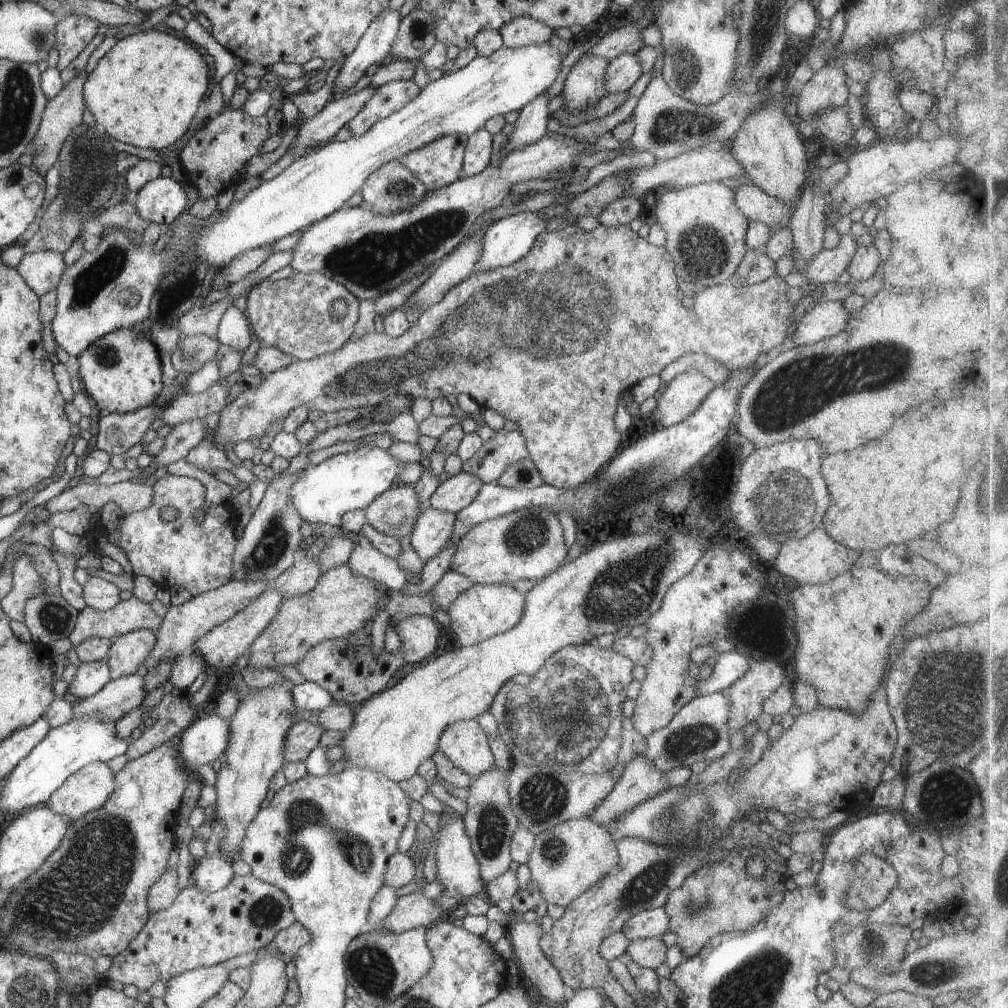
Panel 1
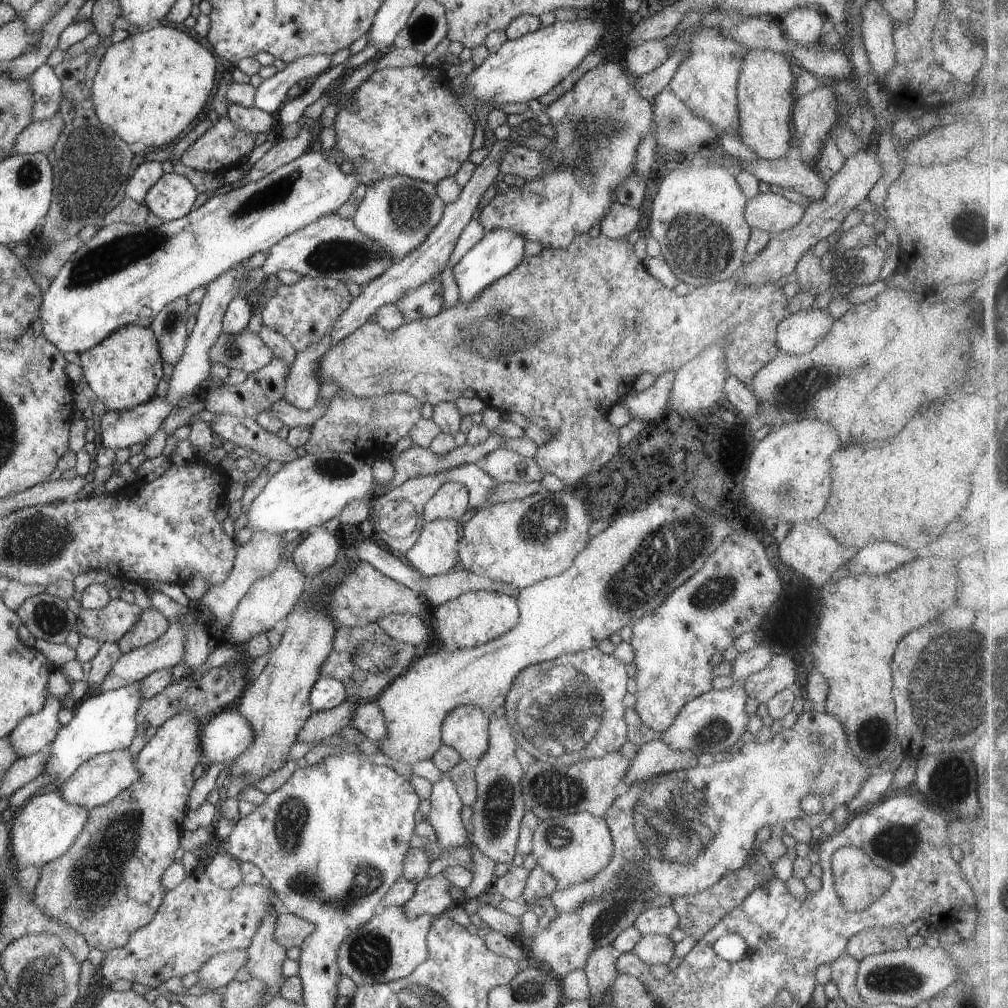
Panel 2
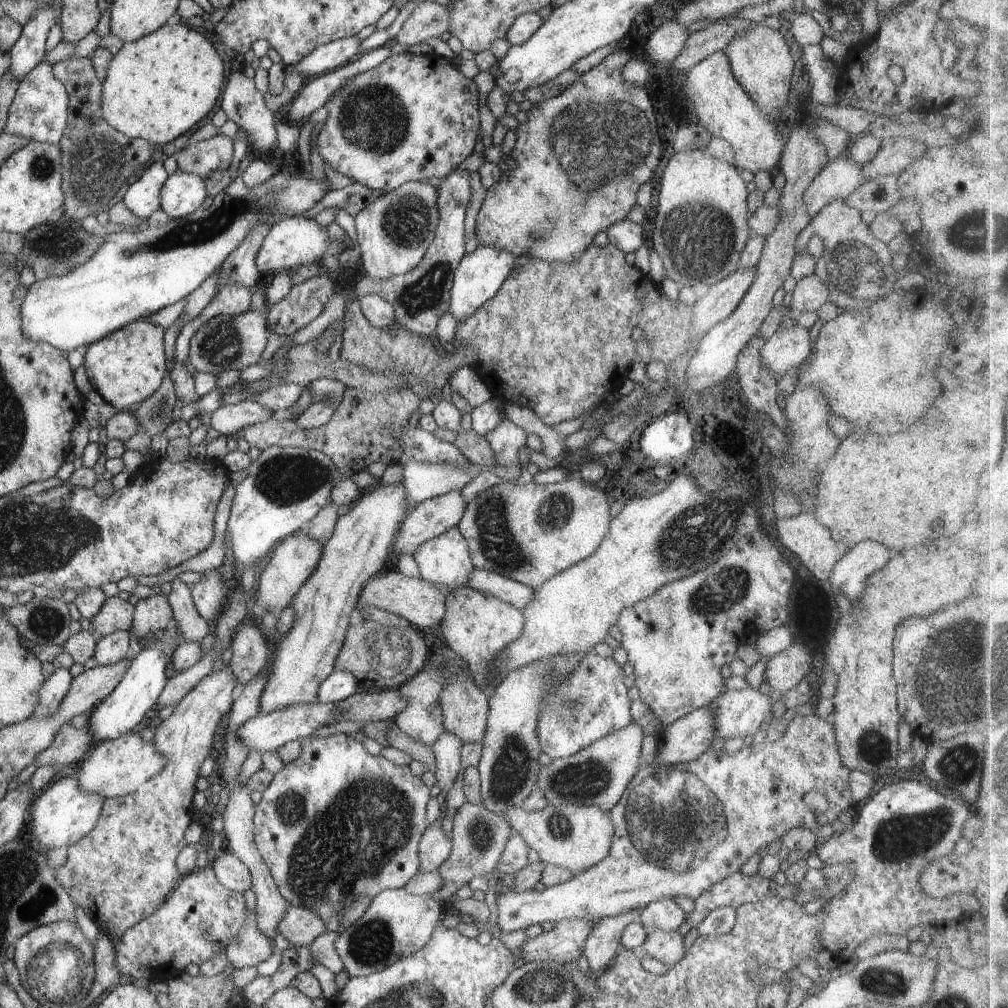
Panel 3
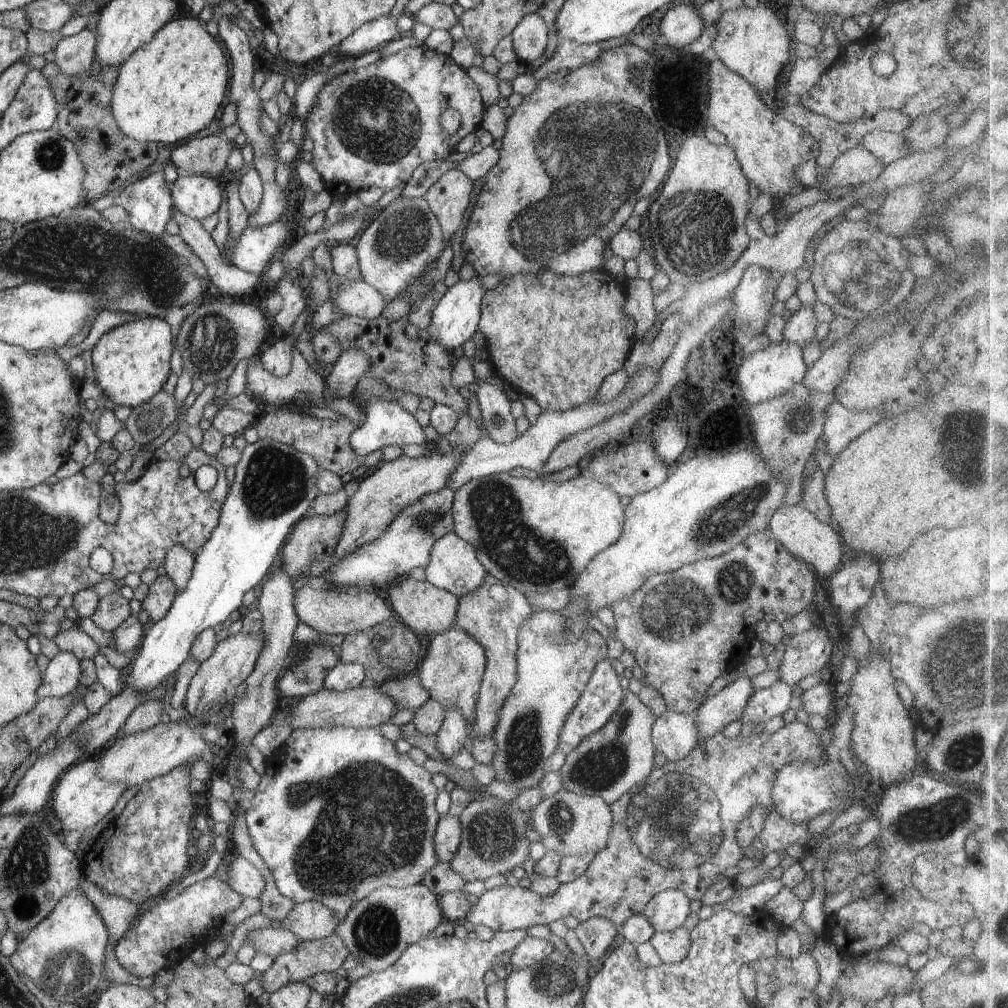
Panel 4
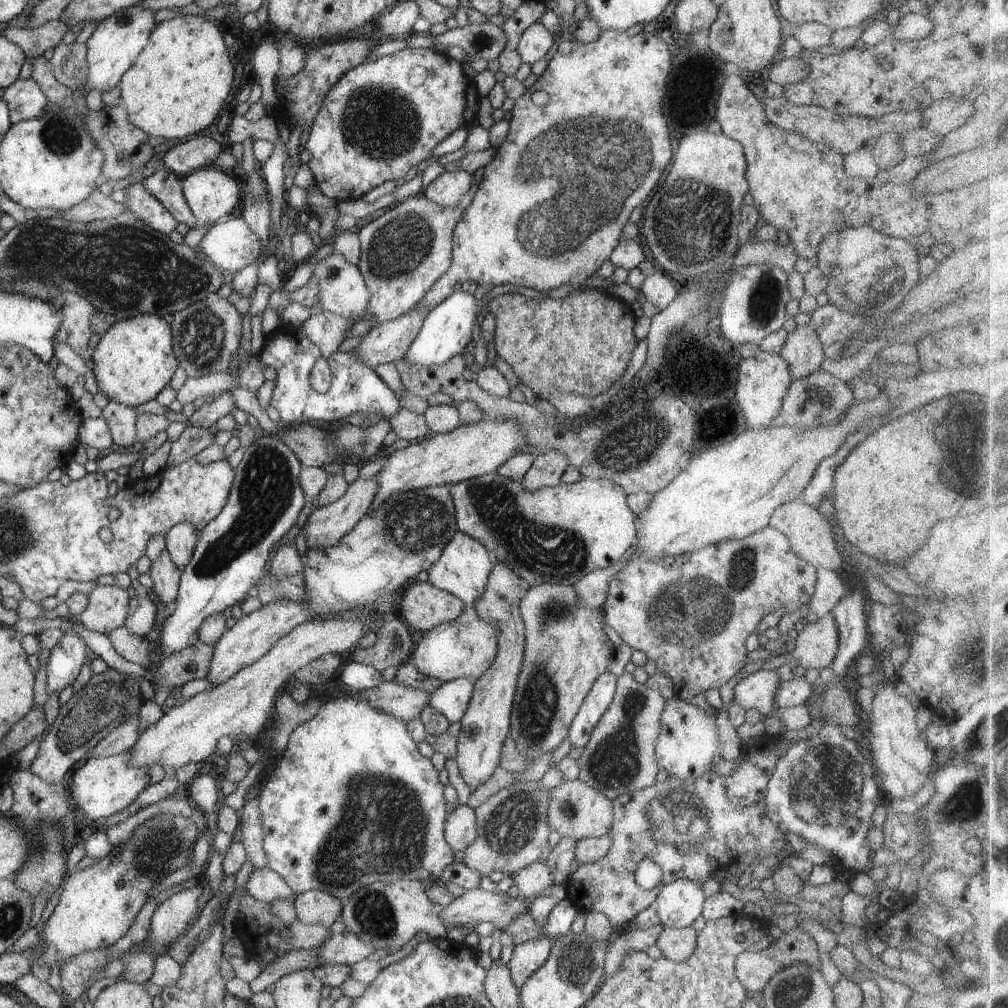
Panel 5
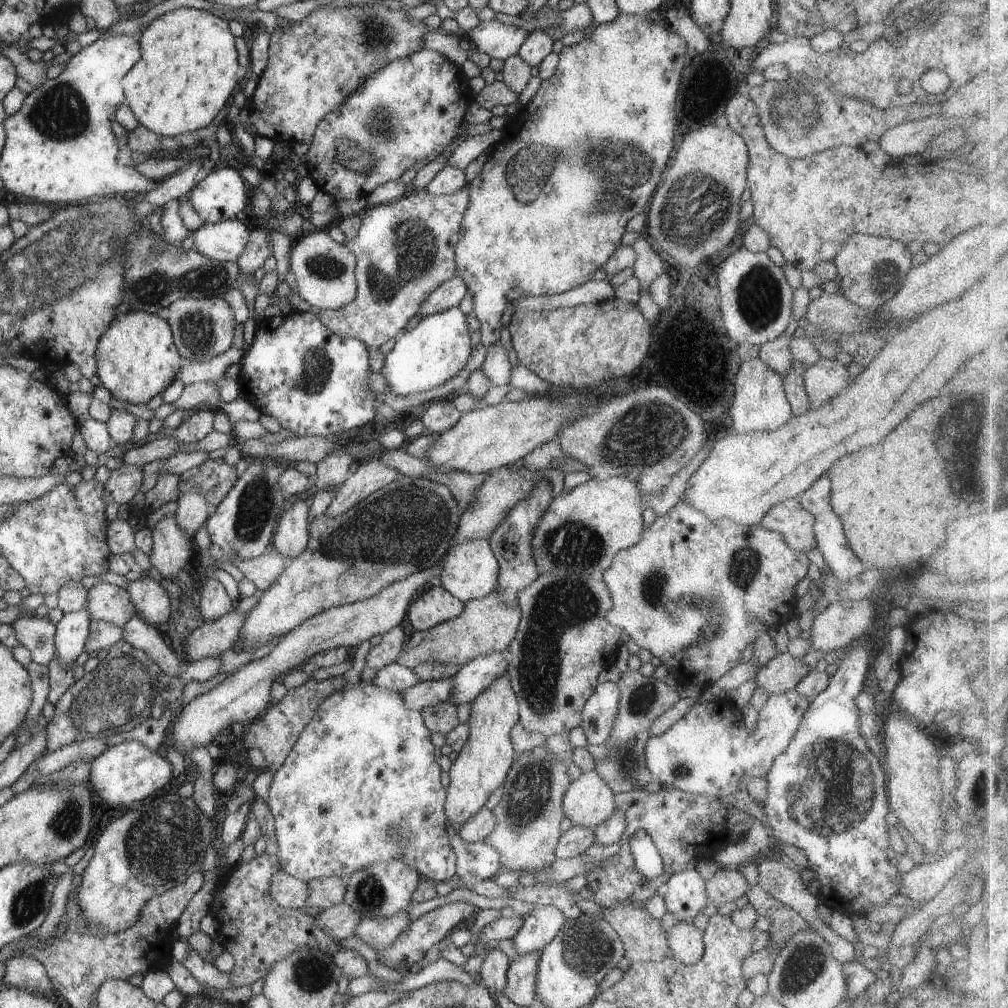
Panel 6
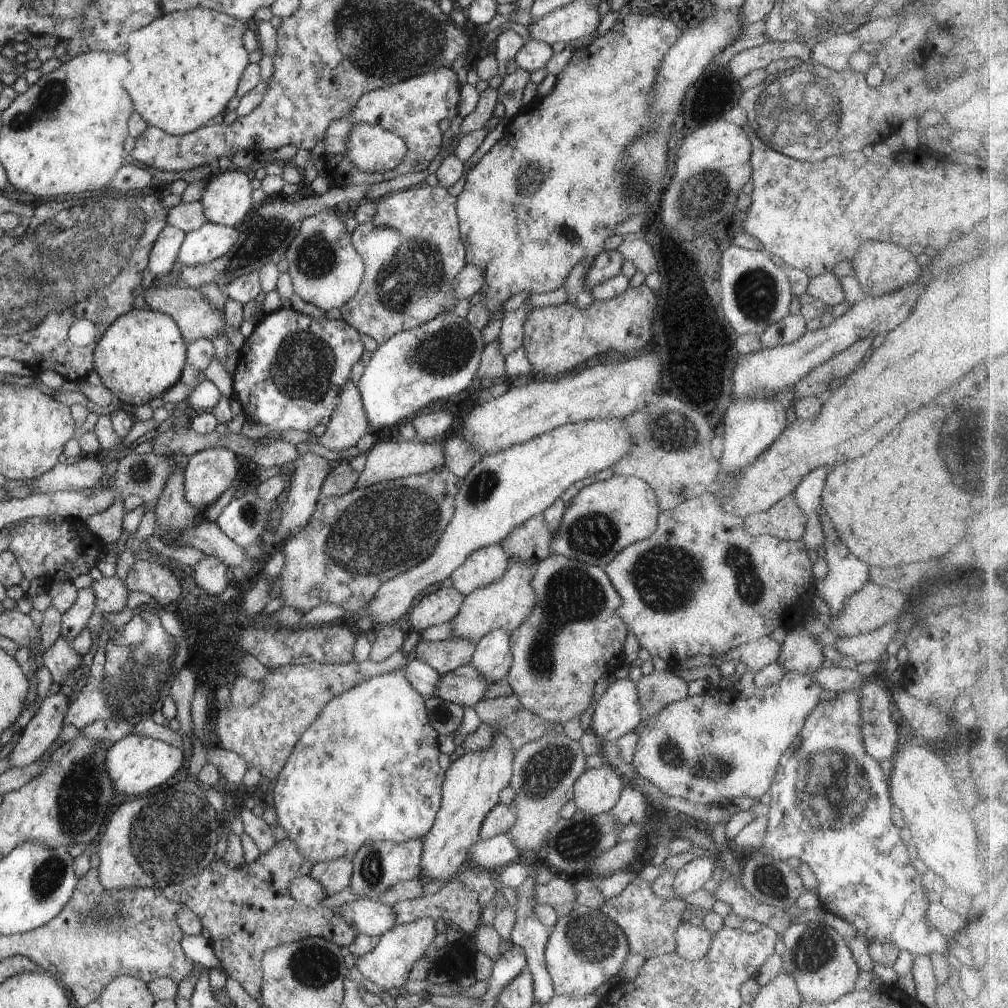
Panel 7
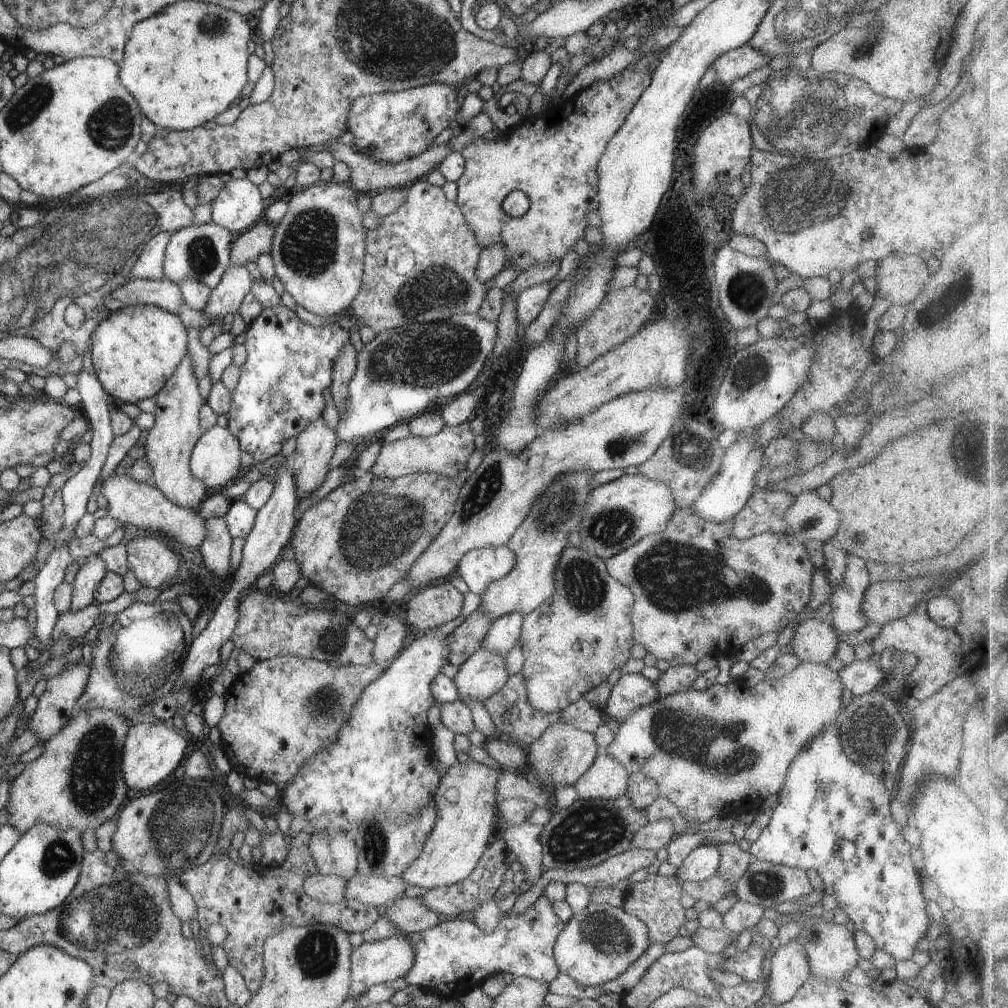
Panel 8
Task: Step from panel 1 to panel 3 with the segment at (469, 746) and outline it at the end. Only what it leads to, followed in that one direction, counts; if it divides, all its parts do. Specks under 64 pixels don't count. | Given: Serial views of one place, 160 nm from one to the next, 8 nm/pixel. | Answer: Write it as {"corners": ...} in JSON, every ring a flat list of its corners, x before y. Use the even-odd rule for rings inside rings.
{"corners":[[438,649,434,657,441,662,439,667,449,674,449,678,439,696,443,710,443,725,446,732,458,735,463,743,482,744,487,727,487,716,489,713,488,694,477,686,473,676,467,668,466,662,460,660,457,653,450,649]]}

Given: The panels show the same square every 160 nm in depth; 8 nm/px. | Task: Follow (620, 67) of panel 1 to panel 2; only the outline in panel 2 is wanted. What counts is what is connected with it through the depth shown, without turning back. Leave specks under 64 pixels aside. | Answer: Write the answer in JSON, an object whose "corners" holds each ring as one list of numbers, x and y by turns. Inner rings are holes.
{"corners":[[664,39,657,41,644,41,632,46,626,51,626,72,630,80,640,78,642,75,655,71,664,64,667,57,667,47]]}

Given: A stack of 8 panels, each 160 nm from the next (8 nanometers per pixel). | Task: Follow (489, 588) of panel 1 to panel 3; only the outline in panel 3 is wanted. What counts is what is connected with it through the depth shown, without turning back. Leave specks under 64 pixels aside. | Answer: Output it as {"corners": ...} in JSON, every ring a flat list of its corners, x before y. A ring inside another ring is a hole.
{"corners":[[468,586,448,594,445,613,439,624,447,648,457,653,462,662,466,662,473,680,488,695,498,686,489,678,491,670,497,667,495,660,498,654,522,636,524,625,525,616,519,608]]}

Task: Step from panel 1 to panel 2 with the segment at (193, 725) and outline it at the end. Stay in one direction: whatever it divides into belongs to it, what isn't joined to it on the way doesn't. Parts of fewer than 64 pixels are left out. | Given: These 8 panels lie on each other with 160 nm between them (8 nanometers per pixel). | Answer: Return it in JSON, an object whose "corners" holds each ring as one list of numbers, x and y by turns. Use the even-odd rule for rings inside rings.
{"corners":[[234,710,204,720,200,728,199,743,205,765,230,766,229,763,235,761,254,738,252,727]]}

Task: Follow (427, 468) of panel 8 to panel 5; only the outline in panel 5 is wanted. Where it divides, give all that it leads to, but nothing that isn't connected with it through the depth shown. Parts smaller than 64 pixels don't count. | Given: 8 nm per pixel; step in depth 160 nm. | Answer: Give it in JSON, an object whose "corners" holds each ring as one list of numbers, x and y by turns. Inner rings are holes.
{"corners":[[373,477,368,480,355,480,349,485,346,494,333,503,316,507,308,516,303,532,308,549,327,549,336,546,345,534,348,534,360,519,371,510,371,504,378,490]]}

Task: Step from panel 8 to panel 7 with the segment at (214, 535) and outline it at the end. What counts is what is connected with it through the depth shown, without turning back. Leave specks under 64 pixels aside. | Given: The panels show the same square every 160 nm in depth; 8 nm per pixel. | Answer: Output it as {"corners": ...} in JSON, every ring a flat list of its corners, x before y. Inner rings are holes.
{"corners":[[206,555,194,566,193,577,206,594,218,596,230,585,226,572,228,567,223,562]]}

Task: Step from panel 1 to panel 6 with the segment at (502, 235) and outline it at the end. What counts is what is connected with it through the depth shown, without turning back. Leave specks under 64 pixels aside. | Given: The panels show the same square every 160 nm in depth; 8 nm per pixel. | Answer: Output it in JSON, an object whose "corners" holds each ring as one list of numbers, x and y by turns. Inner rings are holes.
{"corners":[[456,306,444,310,442,313,438,312,425,317,416,328,401,335,394,343,392,350,386,355,384,366,380,370,388,388,390,388,388,393,394,394,394,396,415,395,444,385,448,380,457,376,465,368,472,352,470,330,468,330,466,317,459,306]]}

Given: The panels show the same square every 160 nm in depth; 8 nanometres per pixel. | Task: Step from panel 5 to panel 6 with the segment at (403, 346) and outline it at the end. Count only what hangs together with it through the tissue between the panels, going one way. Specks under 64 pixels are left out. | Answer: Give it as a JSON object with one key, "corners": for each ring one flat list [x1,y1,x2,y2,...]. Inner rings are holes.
{"corners":[[453,277,446,282,442,282,420,306,418,314,426,316,442,313,444,310,456,307,460,304,465,294,468,292,466,282,459,277]]}

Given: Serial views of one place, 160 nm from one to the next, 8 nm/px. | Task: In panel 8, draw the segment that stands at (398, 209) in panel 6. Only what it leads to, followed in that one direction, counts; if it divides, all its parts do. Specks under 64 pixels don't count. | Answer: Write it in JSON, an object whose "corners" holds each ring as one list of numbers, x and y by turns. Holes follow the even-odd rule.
{"corners":[[427,180,416,181,404,190,405,201,395,212,388,213,377,228,366,231,362,284,356,298,349,304,348,312,352,312,358,327,368,326,376,335,406,324,437,323,455,314,477,314,488,292,485,283,476,278,475,271,482,249,461,208,446,198,442,187]]}

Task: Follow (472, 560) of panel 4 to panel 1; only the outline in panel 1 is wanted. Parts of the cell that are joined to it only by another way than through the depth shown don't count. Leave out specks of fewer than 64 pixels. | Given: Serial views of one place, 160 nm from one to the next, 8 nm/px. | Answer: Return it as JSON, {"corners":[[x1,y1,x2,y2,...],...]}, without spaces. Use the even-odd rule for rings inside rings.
{"corners":[[426,506,416,519,410,536,411,543,415,552,426,563,450,546,449,542,455,525,455,513]]}

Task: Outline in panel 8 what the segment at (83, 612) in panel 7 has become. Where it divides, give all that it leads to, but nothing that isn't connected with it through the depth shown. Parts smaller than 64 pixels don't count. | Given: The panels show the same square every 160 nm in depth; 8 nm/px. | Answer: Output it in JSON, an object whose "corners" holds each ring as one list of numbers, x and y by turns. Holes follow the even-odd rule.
{"corners":[[100,554,88,556,88,563,80,567,73,582,70,612,75,613,82,608,88,608,95,601,96,587,106,572,106,563]]}

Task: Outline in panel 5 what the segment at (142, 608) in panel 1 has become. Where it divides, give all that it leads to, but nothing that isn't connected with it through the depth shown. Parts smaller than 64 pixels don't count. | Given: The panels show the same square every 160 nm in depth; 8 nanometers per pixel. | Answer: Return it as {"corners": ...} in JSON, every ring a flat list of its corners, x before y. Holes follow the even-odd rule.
{"corners":[[98,585,87,596,89,603,82,614,65,617,73,622,80,621,87,629,107,635,121,627,129,616,128,591,116,586]]}

